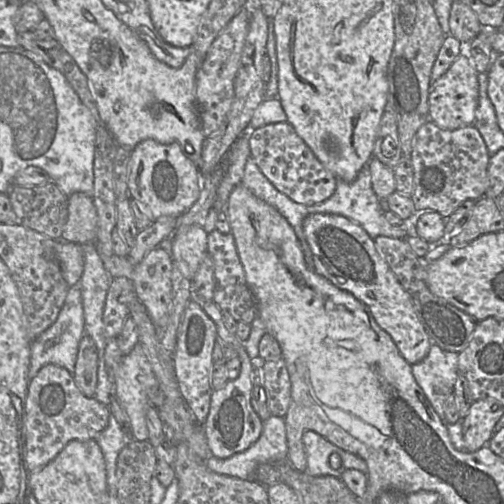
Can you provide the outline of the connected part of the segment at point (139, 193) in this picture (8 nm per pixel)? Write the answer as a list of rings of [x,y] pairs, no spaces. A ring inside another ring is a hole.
[[[154,139],[138,143],[130,153],[128,189],[153,219],[161,216],[178,217],[198,199],[202,177],[196,165],[177,142],[162,144]]]

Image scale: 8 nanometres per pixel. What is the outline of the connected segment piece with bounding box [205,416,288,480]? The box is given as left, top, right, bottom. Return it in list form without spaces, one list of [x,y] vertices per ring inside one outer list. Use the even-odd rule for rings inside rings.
[[[270,416],[263,421],[258,440],[247,450],[229,458],[210,457],[206,467],[217,473],[242,480],[253,480],[256,468],[265,463],[288,460],[284,417]]]

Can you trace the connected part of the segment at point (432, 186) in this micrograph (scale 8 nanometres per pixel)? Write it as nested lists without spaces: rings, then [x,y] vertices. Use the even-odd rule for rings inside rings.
[[[427,121],[412,140],[411,161],[414,191],[410,197],[416,212],[434,210],[447,218],[464,201],[485,196],[490,155],[482,135],[473,125],[447,130]]]

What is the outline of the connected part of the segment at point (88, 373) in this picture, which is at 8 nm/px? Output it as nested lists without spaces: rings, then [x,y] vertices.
[[[85,333],[79,343],[73,378],[81,392],[95,397],[98,379],[98,350],[94,340]]]

